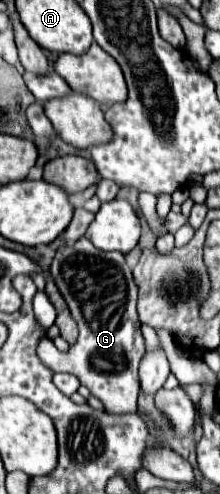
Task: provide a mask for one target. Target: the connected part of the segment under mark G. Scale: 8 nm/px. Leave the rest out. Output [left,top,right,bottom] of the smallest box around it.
[38,238,146,414]

